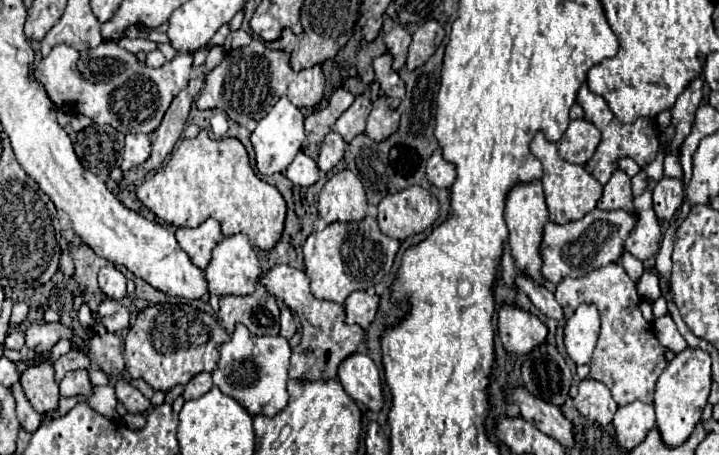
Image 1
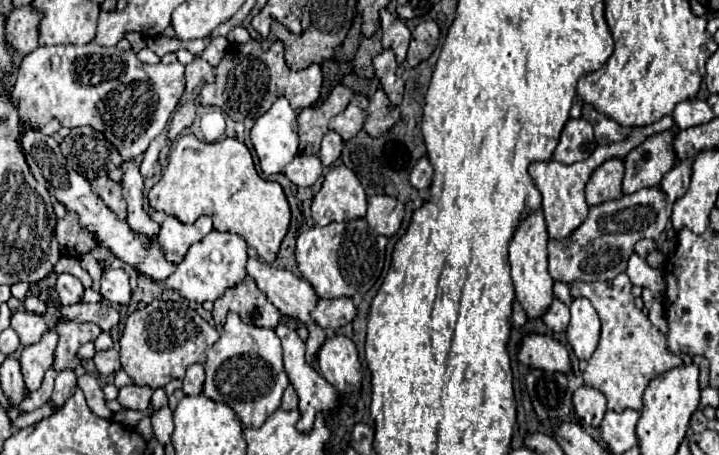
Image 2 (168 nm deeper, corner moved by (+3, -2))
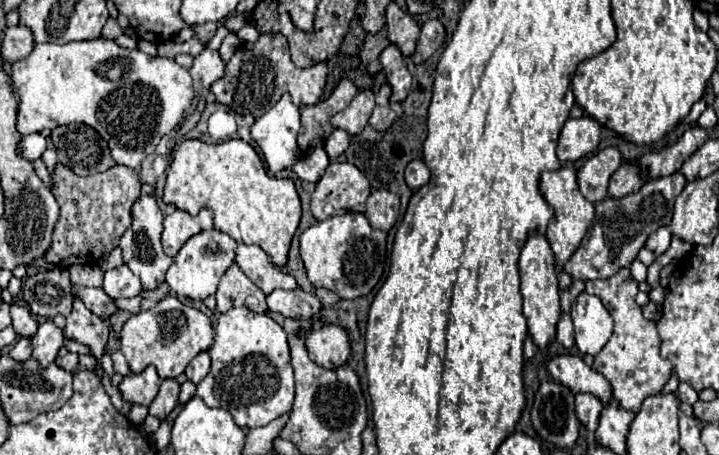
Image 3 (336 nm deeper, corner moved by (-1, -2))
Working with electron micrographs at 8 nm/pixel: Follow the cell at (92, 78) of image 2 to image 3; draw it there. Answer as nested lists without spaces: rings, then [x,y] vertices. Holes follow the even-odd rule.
[[[95,38],[69,44],[37,44],[33,52],[13,64],[13,88],[19,96],[17,130],[27,136],[45,128],[67,126],[73,122],[95,128],[111,148],[111,156],[117,164],[139,168],[145,156],[149,156],[159,140],[169,134],[183,118],[183,112],[191,106],[193,86],[189,70],[179,66],[171,58],[147,56],[139,50],[127,50],[115,44],[115,40]]]

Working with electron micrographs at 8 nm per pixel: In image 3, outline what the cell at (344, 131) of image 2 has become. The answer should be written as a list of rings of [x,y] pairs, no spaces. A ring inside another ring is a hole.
[[[361,90],[345,110],[337,112],[331,118],[331,124],[333,124],[333,128],[341,128],[351,136],[359,134],[367,126],[367,120],[371,116],[373,108],[375,108],[373,92],[371,90]]]

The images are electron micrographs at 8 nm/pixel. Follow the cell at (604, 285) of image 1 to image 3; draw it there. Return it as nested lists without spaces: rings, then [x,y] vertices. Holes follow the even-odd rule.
[[[629,268],[619,270],[615,276],[611,276],[607,280],[587,280],[585,292],[601,298],[603,306],[609,310],[609,314],[613,316],[613,322],[615,322],[609,342],[595,356],[595,362],[591,368],[607,378],[617,404],[621,408],[637,414],[647,396],[663,390],[663,386],[669,382],[671,370],[673,370],[673,364],[667,358],[661,358],[661,354],[659,354],[661,338],[657,332],[657,324],[651,320],[645,320],[641,314],[641,308],[637,306],[637,302],[635,302],[637,280],[631,276]]]

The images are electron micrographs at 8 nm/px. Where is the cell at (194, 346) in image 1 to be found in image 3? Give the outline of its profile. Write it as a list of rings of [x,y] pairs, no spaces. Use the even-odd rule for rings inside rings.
[[[167,296],[167,298],[163,298],[161,302],[157,302],[151,310],[139,312],[139,314],[131,316],[131,318],[125,322],[123,330],[121,330],[121,352],[123,352],[123,356],[127,358],[127,364],[129,364],[131,372],[133,372],[133,374],[139,374],[139,372],[143,372],[147,366],[155,366],[157,372],[159,372],[159,376],[161,376],[163,380],[167,380],[167,378],[177,378],[179,374],[183,374],[185,368],[187,368],[187,364],[189,364],[199,352],[209,350],[209,348],[213,346],[213,342],[215,342],[215,330],[213,330],[213,326],[211,326],[211,320],[209,320],[201,310],[191,308],[191,306],[185,306],[185,304],[179,302],[175,296]]]

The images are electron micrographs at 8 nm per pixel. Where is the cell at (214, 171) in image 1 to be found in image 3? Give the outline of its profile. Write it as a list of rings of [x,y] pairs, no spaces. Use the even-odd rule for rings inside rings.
[[[183,140],[167,172],[163,202],[193,216],[201,208],[211,208],[217,230],[229,234],[237,242],[257,244],[277,266],[285,266],[289,244],[301,218],[295,184],[287,178],[279,180],[267,176],[261,158],[253,146],[243,140],[227,140],[221,144]]]

